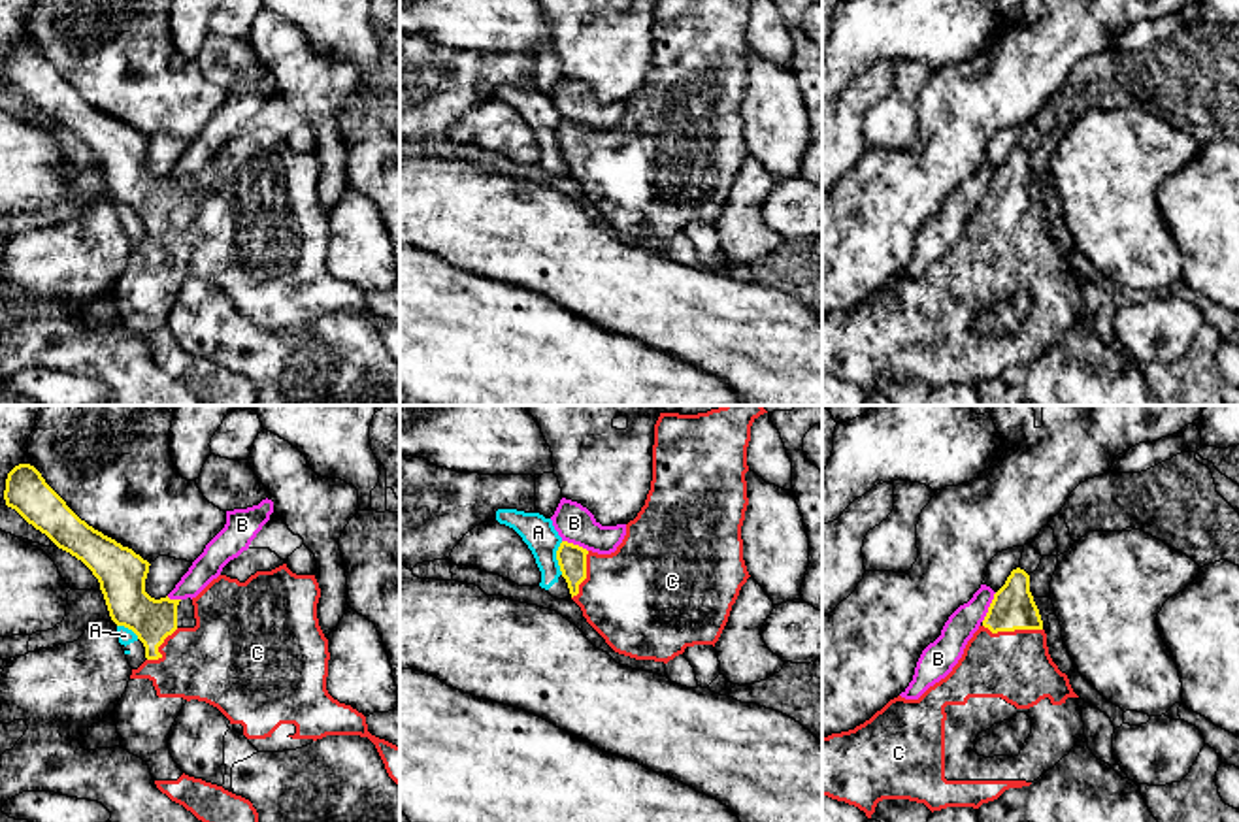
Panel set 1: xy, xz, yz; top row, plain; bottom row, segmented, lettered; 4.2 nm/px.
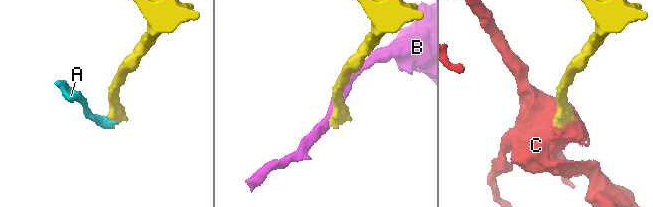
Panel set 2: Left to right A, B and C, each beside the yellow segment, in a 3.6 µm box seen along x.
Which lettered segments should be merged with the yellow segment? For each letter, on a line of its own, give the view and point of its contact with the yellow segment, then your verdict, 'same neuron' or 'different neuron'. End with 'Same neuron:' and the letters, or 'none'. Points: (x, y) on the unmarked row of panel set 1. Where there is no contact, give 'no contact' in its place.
A: contact xz (557, 136); different neuron
B: contact yz (989, 185); different neuron
C: contact yz (1013, 208); same neuron
Same neuron: C

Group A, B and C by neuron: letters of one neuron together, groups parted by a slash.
A / B / C

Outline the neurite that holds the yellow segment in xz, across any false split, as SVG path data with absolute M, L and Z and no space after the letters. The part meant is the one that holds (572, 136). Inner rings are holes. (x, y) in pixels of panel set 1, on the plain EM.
M656 0L653 58L645 83L626 102L622 121L611 132L598 132L562 119L556 138L571 177L586 200L619 232L668 241L686 224L719 219L741 164L751 155L743 138L741 104L747 75L747 25L752 0Z

